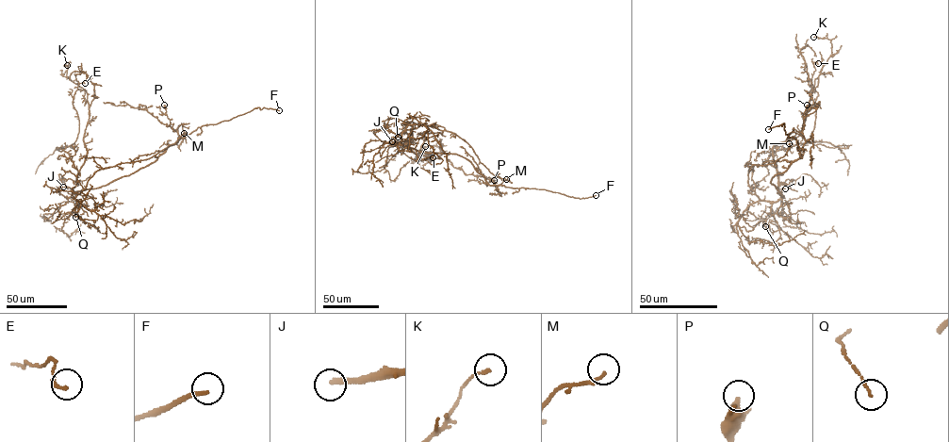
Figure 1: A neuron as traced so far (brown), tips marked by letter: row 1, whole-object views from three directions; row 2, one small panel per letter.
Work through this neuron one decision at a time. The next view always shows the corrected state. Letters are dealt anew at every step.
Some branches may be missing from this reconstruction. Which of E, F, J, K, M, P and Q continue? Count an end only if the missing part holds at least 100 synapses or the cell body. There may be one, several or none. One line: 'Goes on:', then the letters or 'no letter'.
Goes on: F, J

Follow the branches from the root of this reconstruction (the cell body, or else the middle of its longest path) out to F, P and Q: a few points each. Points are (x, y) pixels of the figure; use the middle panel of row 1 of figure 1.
F: (431, 153), (455, 154), (466, 157), (490, 185), (545, 189), (580, 199), (596, 195)
P: (431, 153), (459, 155), (470, 162), (486, 182), (497, 187), (494, 180)
Q: (431, 153), (404, 147), (398, 137)

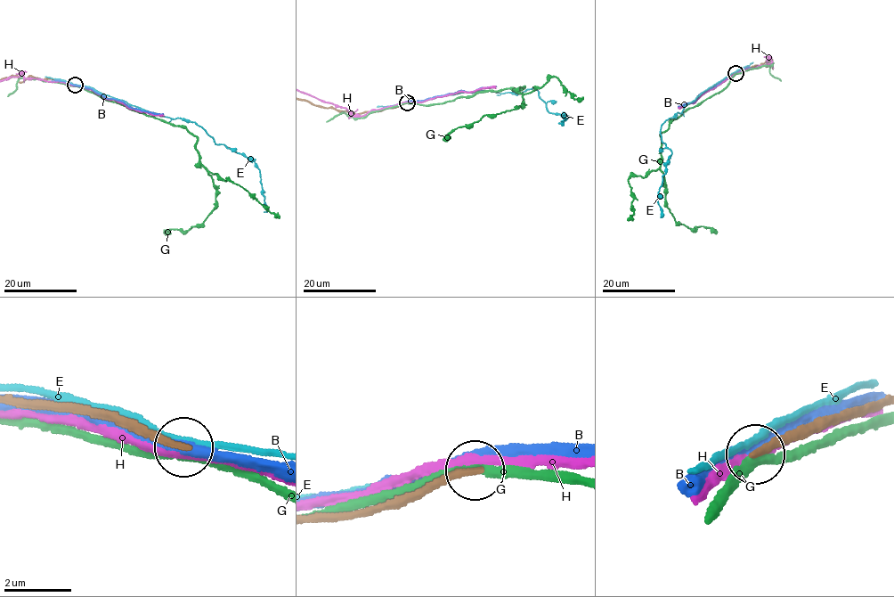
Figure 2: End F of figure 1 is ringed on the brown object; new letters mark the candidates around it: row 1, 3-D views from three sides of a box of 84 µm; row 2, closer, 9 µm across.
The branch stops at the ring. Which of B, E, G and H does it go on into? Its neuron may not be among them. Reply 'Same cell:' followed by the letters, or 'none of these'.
Same cell: none of these

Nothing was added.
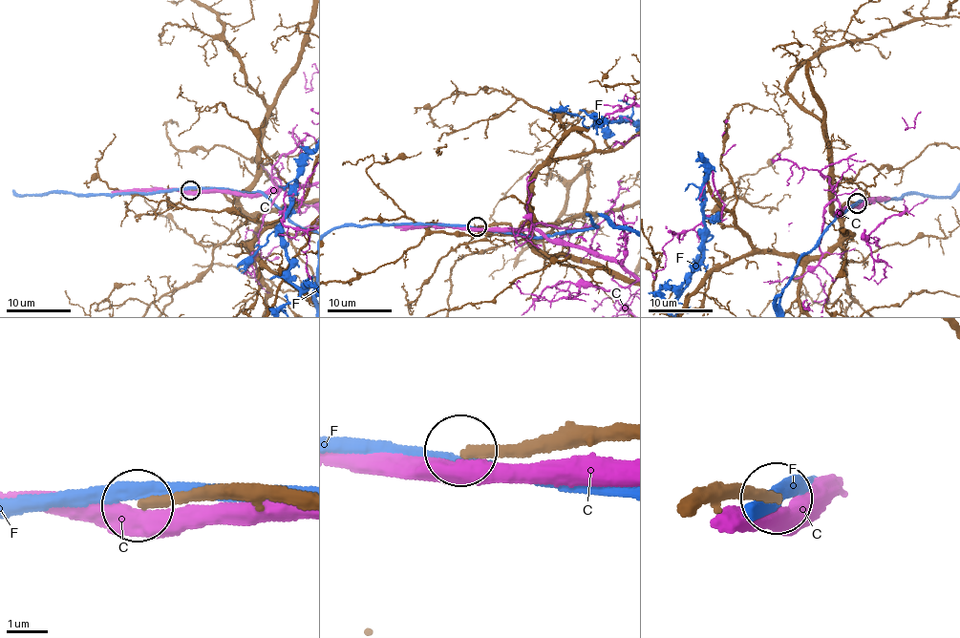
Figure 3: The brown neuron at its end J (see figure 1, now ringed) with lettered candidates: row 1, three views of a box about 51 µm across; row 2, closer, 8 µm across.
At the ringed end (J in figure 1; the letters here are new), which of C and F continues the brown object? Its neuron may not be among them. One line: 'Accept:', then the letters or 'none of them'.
Accept: none of them

